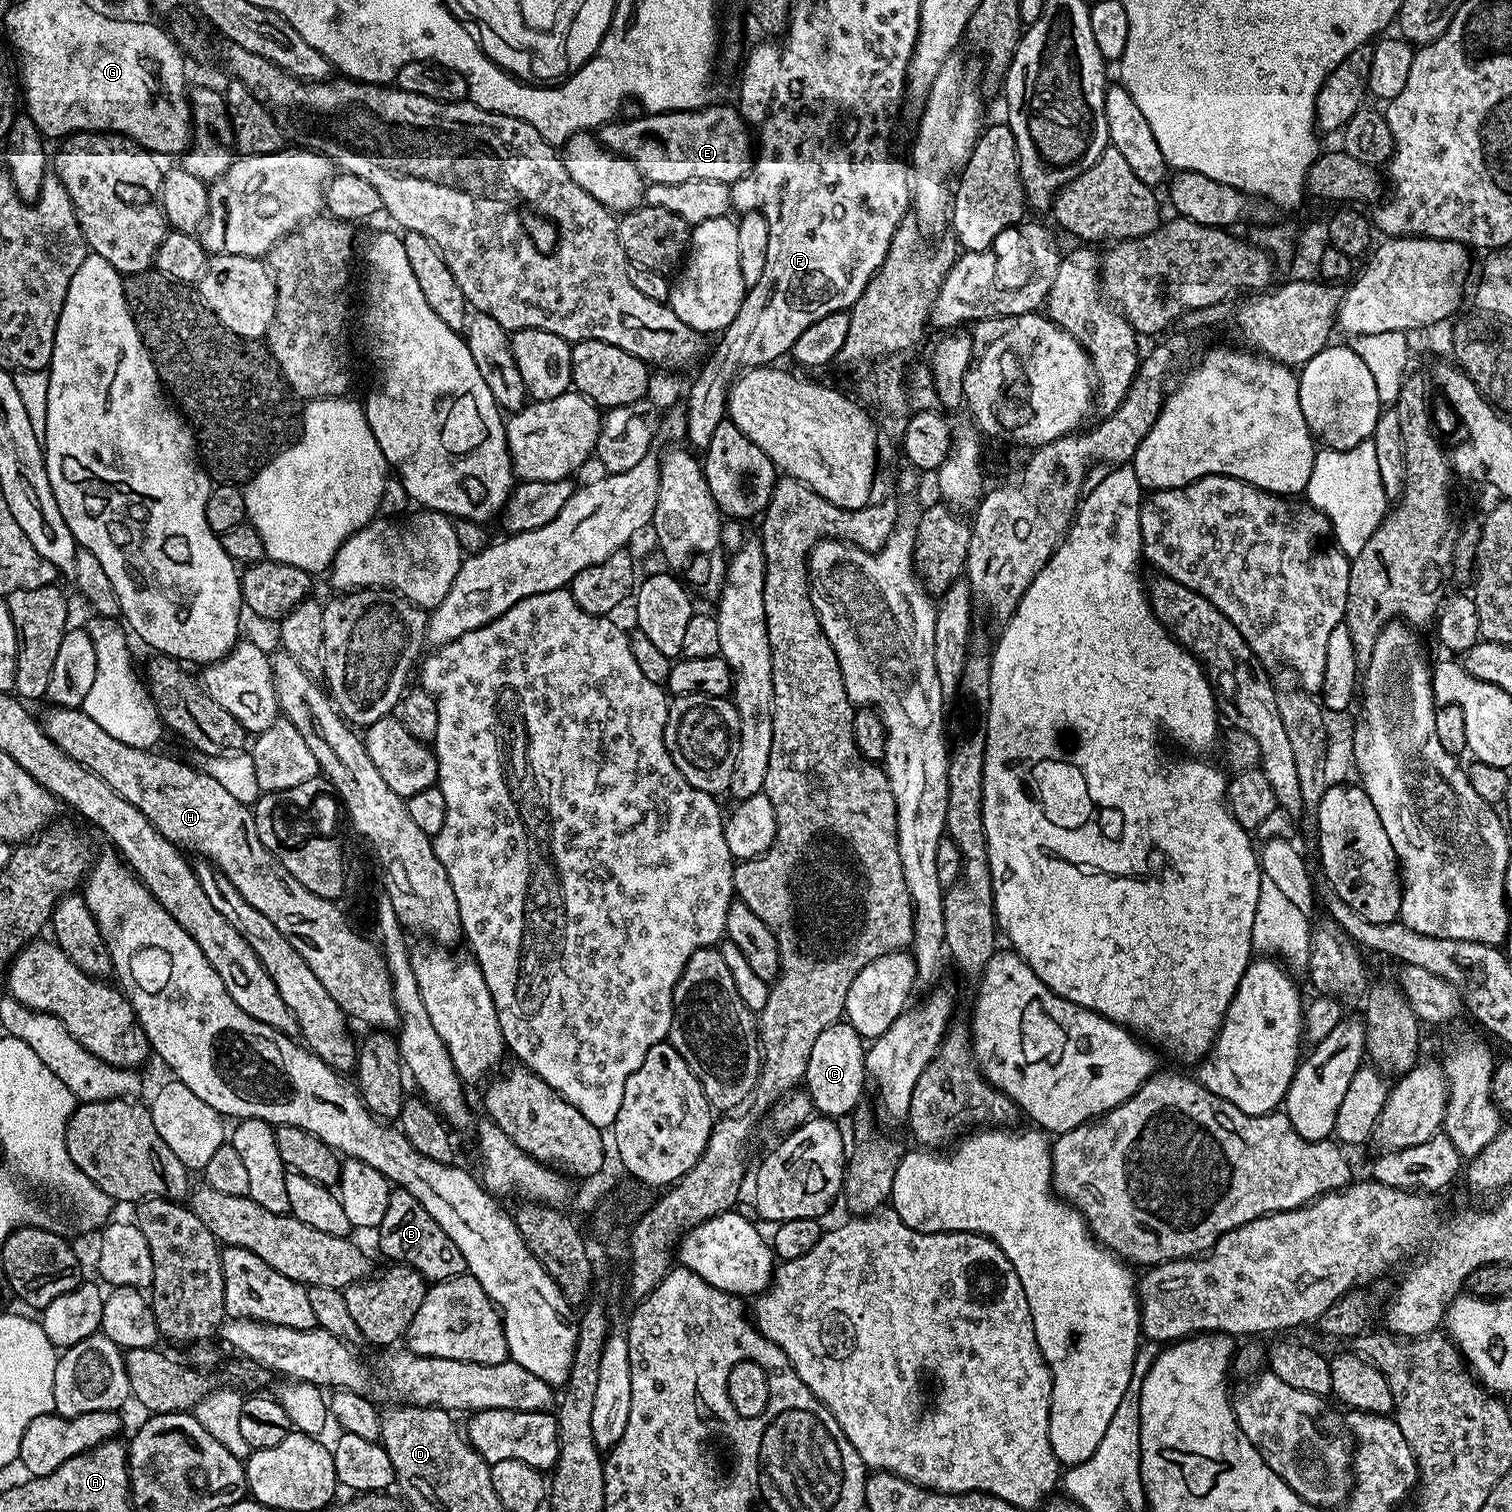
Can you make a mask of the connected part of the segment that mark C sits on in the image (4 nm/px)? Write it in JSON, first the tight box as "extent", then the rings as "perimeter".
{"extent":[802,1022,866,1118],"perimeter":[[[837,1022],[826,1026],[822,1034],[818,1034],[818,1039],[814,1041],[814,1050],[810,1050],[810,1062],[806,1062],[806,1074],[802,1081],[809,1098],[812,1100],[812,1107],[821,1117],[841,1118],[847,1114],[855,1113],[861,1103],[860,1095],[866,1088],[866,1077],[864,1075],[864,1053],[866,1051],[865,1037],[854,1030],[854,1026],[847,1022]]]}

